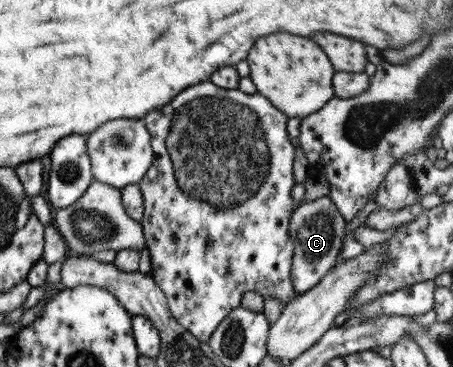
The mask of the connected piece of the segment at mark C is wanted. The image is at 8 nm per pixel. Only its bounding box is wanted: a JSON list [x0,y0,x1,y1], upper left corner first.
[289,200,346,294]

